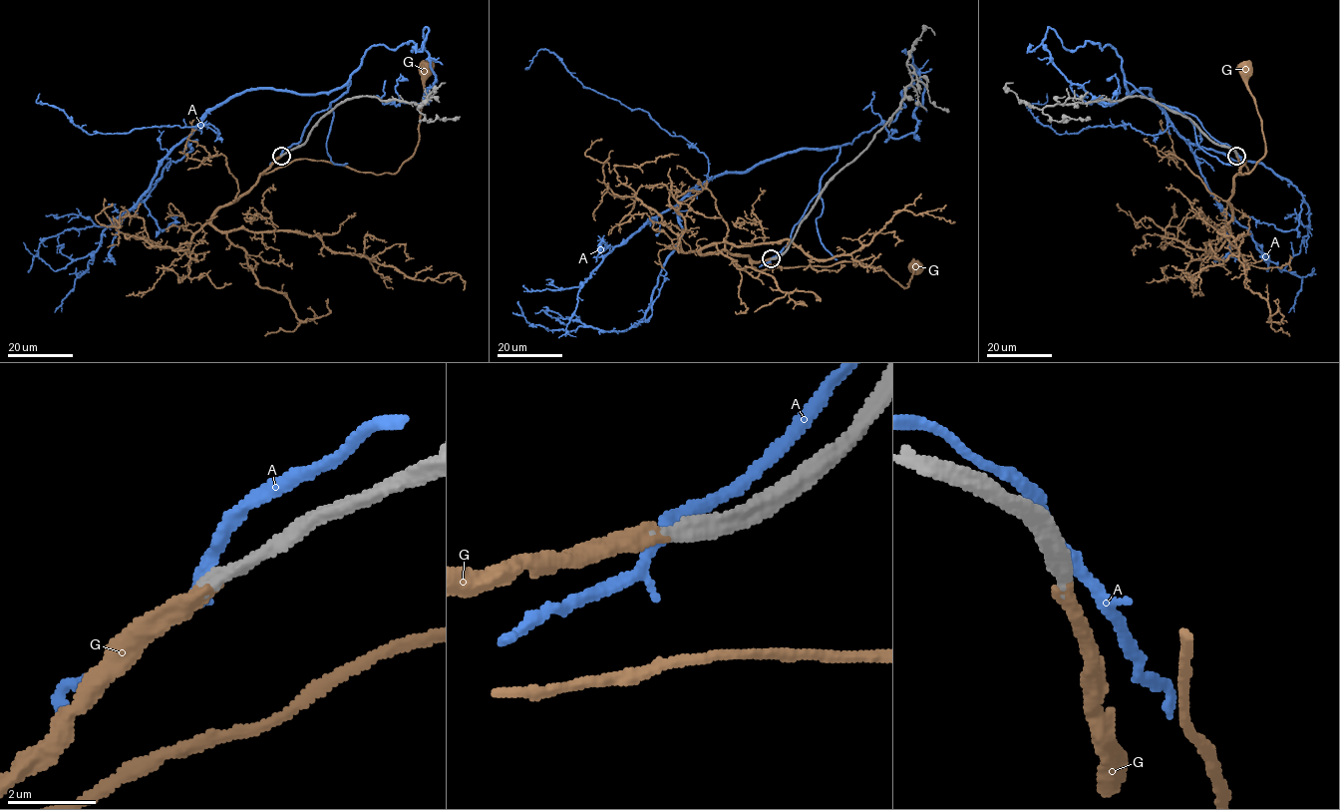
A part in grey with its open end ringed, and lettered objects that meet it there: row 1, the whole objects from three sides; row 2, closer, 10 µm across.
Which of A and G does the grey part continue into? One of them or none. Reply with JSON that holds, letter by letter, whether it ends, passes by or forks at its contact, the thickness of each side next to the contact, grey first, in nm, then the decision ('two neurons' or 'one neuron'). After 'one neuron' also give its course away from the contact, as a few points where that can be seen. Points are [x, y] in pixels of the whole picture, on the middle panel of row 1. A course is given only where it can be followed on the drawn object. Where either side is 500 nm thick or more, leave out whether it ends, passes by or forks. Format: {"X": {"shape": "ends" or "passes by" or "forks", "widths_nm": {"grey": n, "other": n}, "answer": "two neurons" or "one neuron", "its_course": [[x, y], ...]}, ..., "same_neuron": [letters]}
{"A": {"shape": "passes by", "widths_nm": {"grey": 360, "other": 280}, "answer": "two neurons"}, "G": {"shape": "ends", "widths_nm": {"grey": 360, "other": 320}, "answer": "one neuron", "its_course": [[771, 258], [754, 261], [752, 265], [761, 270], [860, 261], [880, 267], [907, 287], [915, 267]]}, "same_neuron": ["G"]}

